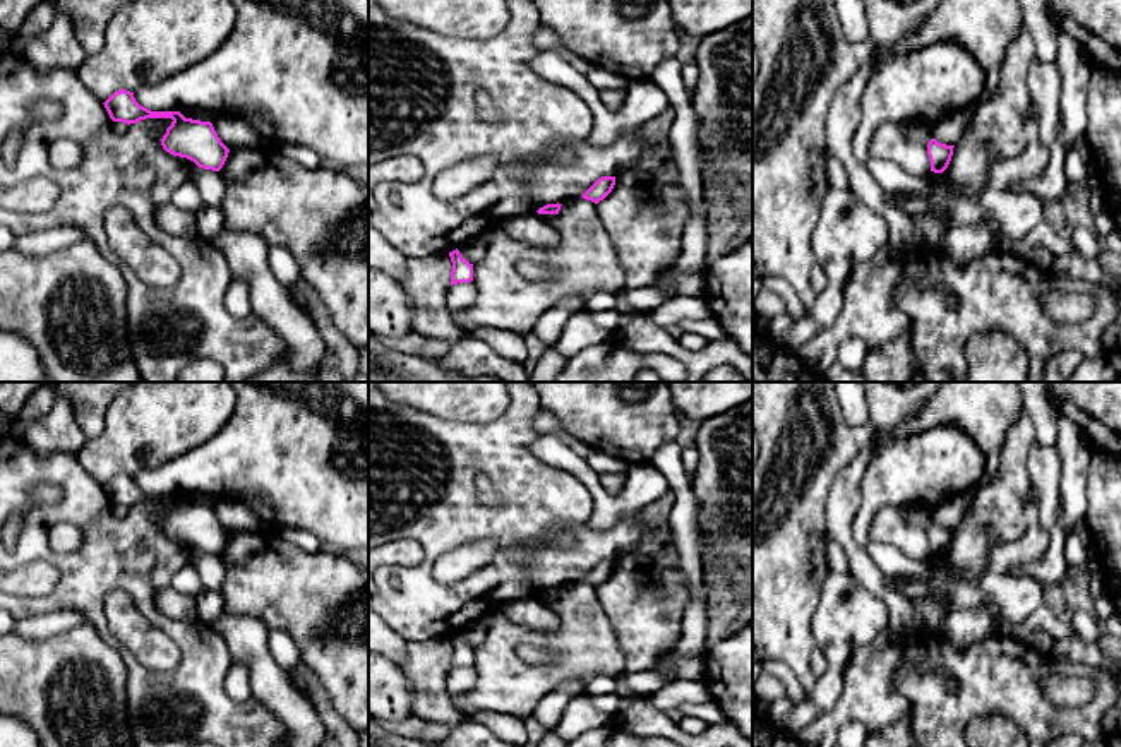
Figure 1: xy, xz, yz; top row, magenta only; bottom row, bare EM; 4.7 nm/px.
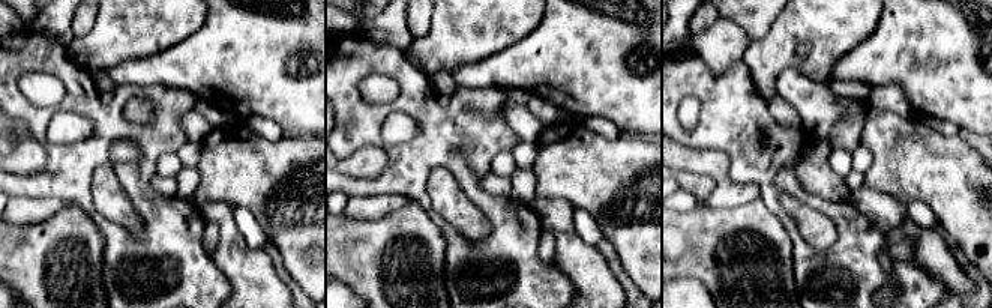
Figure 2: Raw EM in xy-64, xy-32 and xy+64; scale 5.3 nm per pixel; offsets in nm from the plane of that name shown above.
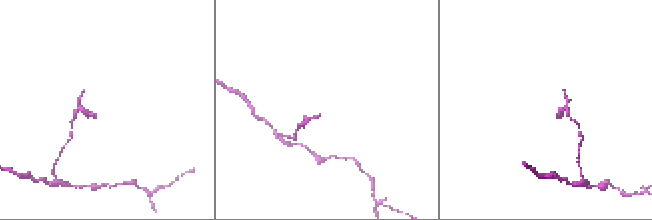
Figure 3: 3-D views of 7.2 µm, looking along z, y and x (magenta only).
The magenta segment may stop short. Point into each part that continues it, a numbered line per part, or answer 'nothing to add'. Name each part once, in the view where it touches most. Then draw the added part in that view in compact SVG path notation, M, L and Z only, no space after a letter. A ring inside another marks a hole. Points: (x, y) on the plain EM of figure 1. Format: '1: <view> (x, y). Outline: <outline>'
nothing to add

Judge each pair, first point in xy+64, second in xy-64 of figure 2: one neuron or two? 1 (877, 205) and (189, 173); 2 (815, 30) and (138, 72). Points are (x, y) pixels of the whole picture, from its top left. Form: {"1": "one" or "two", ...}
{"1": "two", "2": "two"}

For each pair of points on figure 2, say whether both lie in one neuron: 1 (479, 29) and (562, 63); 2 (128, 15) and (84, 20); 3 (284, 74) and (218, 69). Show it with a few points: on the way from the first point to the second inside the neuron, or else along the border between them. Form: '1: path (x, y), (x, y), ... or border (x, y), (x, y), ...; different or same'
1: border (541, 20), (527, 35), (482, 59); different
2: border (98, 15), (86, 33), (74, 36); different
3: path (267, 69), (234, 69); same

